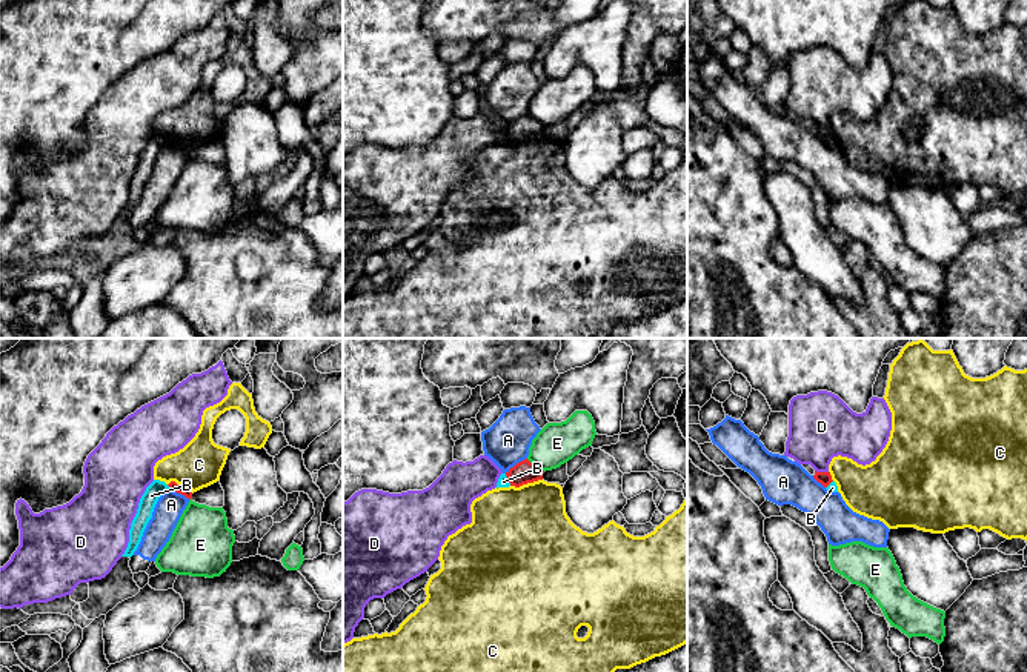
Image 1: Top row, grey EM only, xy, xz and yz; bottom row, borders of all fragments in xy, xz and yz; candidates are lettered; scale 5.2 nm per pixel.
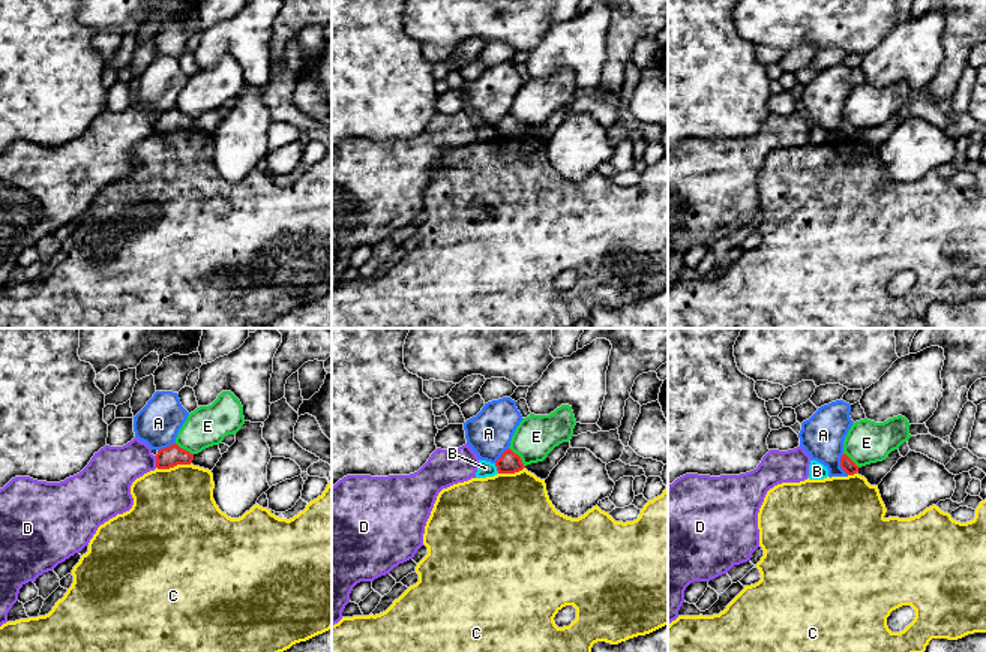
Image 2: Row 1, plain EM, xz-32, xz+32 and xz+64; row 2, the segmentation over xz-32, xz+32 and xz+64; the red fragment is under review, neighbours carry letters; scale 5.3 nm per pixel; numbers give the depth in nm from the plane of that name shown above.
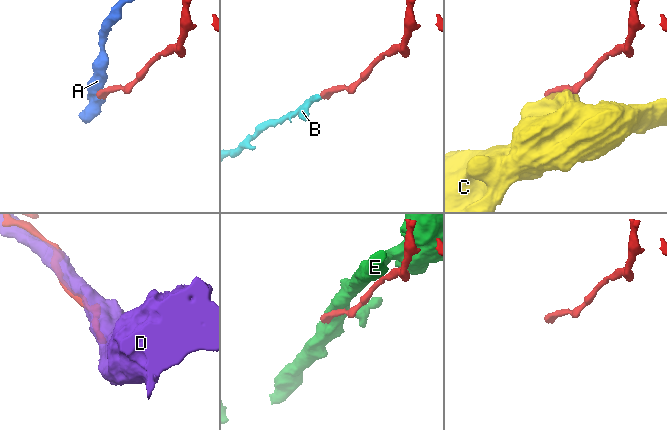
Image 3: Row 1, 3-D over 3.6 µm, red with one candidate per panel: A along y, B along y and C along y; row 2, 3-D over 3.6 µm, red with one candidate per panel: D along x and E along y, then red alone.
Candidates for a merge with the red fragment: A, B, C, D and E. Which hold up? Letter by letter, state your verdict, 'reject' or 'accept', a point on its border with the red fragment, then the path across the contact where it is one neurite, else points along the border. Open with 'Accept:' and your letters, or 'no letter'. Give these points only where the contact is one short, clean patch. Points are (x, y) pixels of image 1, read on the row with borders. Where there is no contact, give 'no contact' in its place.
Accept: no letter
A: reject; contact xz (517, 463); border xz (526, 457), (505, 472)
B: reject; contact xz (509, 480); border xz (505, 474), (511, 485)
C: reject; contact xz (526, 483)
D: reject; contact yz (821, 472)
E: reject; contact xz (535, 465)

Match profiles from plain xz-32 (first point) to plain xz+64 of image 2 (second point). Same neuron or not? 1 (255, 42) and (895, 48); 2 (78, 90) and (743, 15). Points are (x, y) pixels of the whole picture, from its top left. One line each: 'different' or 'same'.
1: same
2: different

